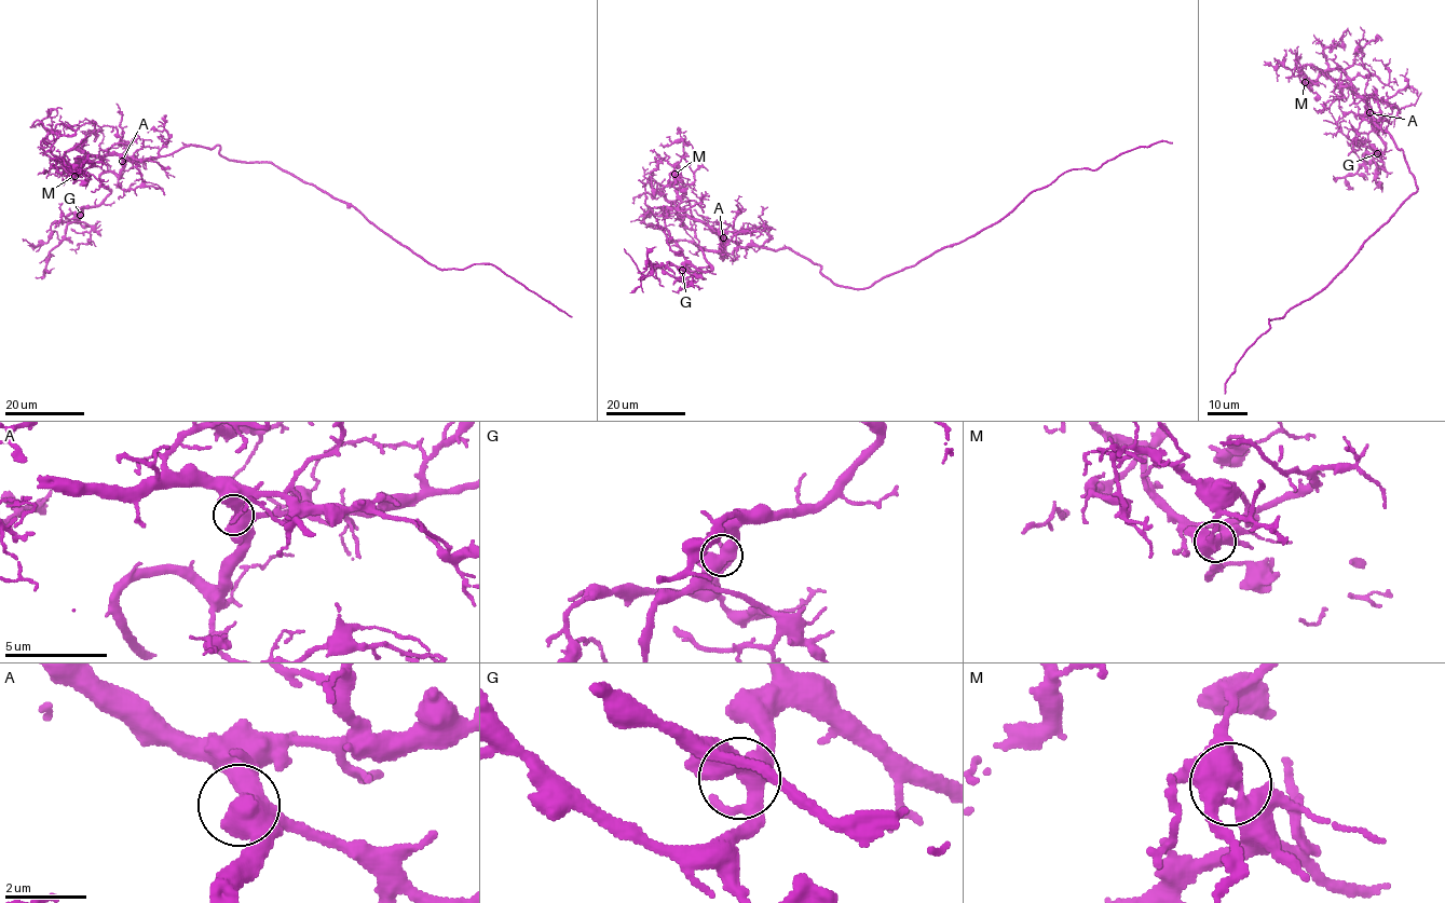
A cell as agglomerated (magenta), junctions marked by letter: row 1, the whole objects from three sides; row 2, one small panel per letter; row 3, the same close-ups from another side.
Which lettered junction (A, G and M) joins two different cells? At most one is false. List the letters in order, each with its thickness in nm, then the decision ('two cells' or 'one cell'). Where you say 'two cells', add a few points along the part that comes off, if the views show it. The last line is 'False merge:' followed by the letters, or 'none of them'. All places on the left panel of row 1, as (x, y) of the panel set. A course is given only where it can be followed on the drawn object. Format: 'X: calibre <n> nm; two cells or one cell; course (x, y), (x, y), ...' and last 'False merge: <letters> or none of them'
A: calibre 480 nm; one cell
G: calibre 440 nm; one cell
M: calibre 500 nm; one cell
False merge: none of them

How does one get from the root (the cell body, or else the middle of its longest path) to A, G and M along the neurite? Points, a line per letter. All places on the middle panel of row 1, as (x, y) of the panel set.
A: (870, 286), (859, 289), (837, 286), (825, 276), (818, 264), (787, 247), (773, 250), (739, 247), (723, 237)
G: (870, 286), (837, 286), (787, 247), (726, 240), (719, 250), (701, 248), (711, 270), (685, 263), (682, 270)
M: (870, 286), (837, 286), (818, 264), (787, 247), (739, 247), (687, 217), (662, 191), (676, 179), (676, 174)

